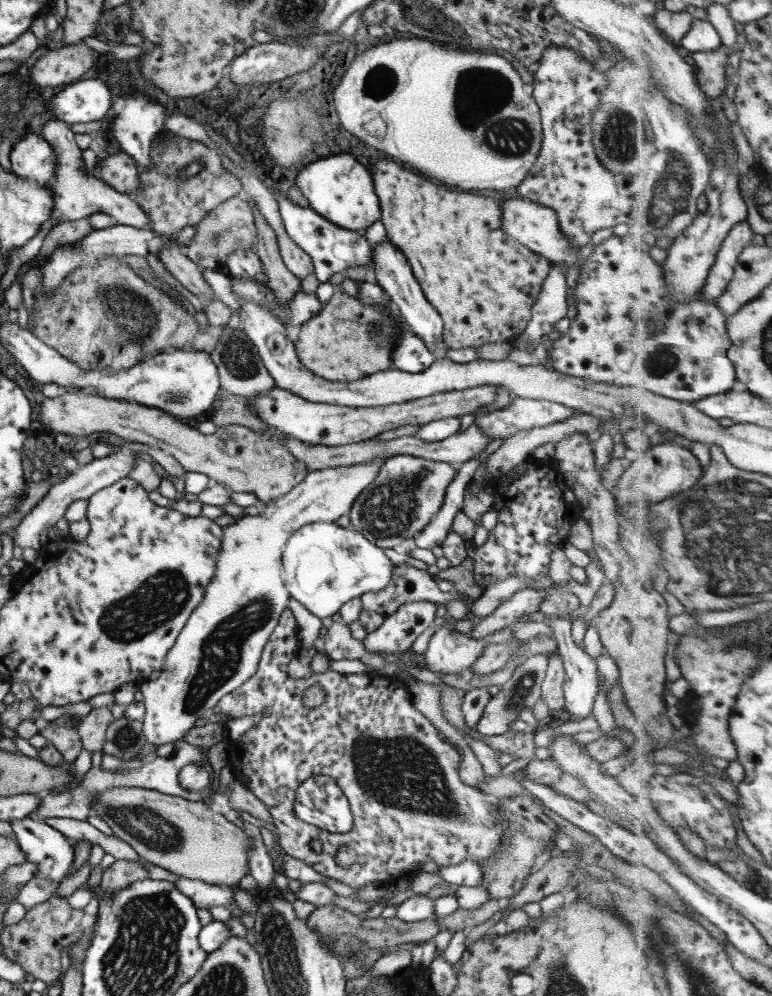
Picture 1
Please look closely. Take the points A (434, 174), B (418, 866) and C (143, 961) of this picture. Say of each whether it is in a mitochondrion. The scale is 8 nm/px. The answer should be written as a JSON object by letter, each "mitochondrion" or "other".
{"A":"other","B":"other","C":"mitochondrion"}

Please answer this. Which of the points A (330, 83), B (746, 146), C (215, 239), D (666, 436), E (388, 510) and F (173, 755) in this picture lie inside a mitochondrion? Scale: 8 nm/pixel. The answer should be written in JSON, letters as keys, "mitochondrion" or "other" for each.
{"A":"other","B":"other","C":"mitochondrion","D":"other","E":"mitochondrion","F":"other"}

